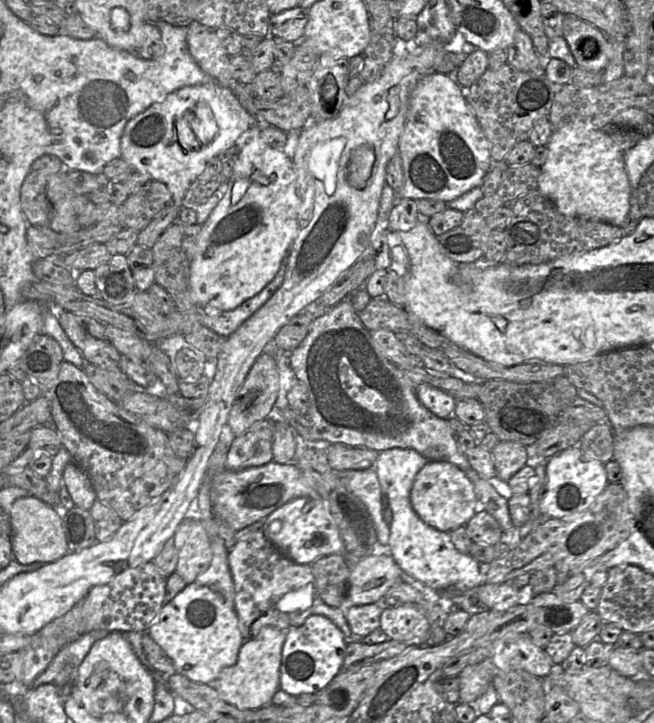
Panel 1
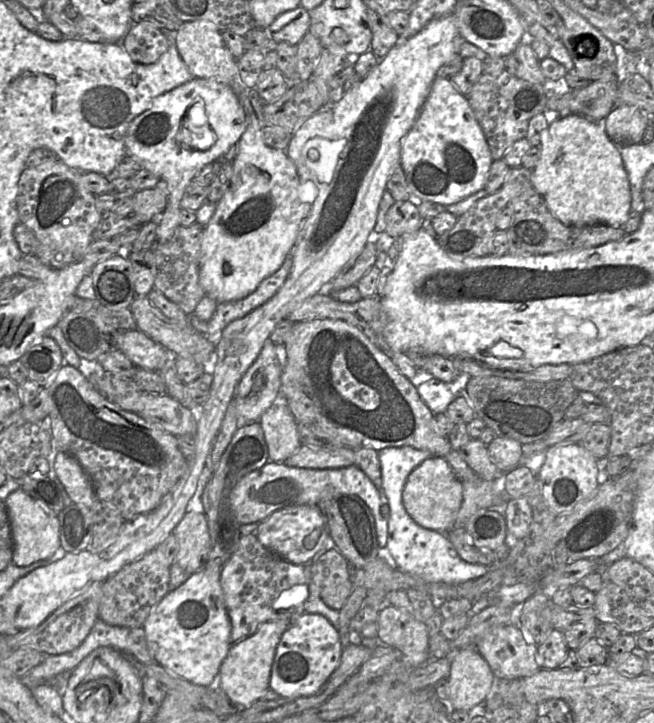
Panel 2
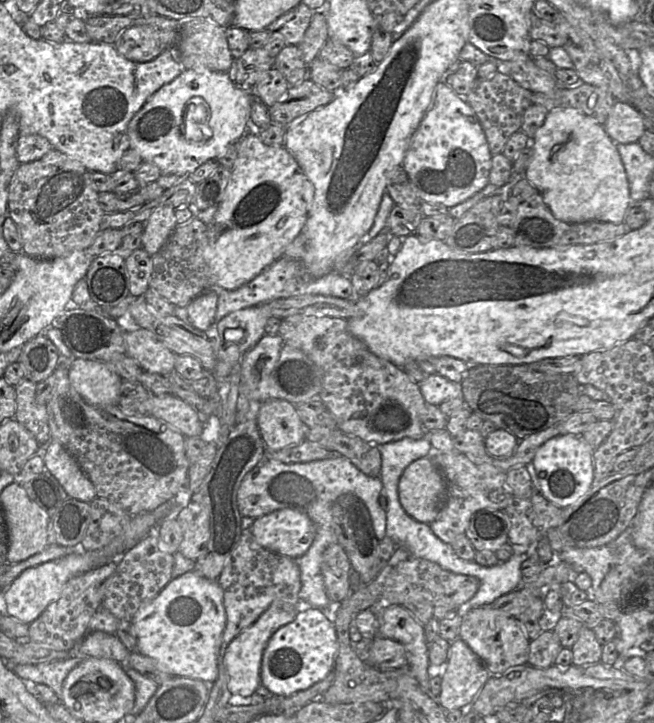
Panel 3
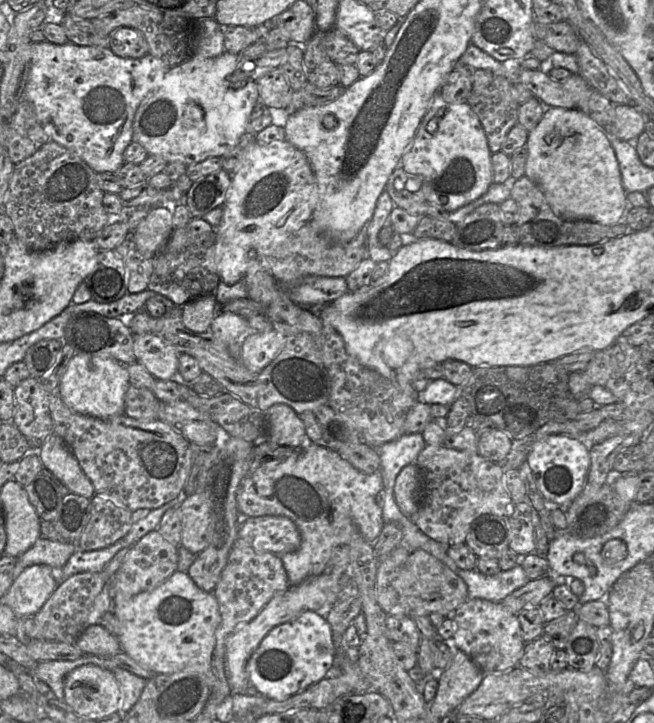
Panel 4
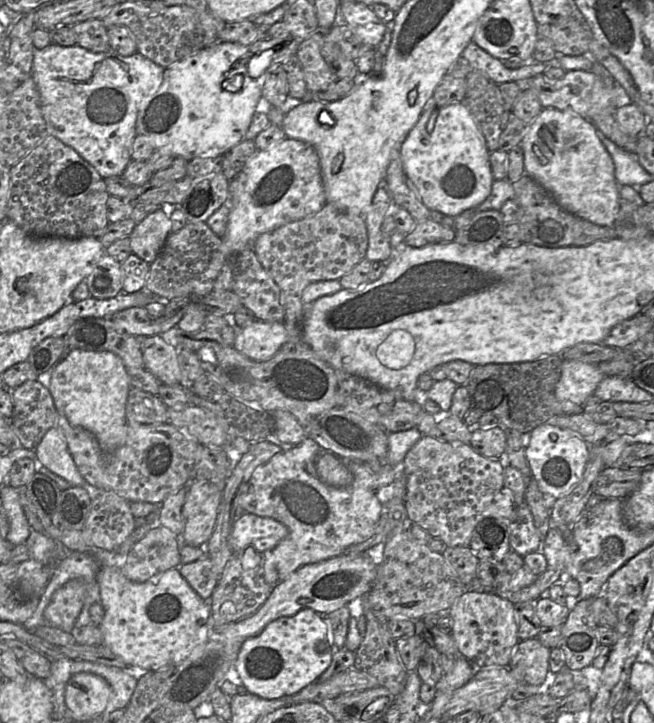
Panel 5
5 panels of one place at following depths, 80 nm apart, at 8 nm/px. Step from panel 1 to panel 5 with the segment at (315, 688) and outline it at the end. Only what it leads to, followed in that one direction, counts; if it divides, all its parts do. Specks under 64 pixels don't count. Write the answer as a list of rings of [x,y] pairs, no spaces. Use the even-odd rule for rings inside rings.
[[[302,609],[293,616],[270,622],[258,635],[246,639],[238,652],[234,669],[247,692],[267,700],[278,699],[296,694],[318,679],[331,664],[332,643],[325,618],[311,609]]]

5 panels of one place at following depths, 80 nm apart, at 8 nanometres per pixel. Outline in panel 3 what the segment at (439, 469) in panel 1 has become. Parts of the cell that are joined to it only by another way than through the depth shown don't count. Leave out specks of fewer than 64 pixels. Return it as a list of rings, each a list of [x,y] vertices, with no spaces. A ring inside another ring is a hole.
[[[430,457],[409,464],[398,484],[399,501],[405,512],[426,524],[437,517],[445,492],[444,476]]]

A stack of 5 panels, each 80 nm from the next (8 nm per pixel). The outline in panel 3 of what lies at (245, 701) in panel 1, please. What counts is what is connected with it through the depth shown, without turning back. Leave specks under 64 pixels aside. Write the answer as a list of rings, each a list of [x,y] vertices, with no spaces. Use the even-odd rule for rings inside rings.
[[[283,600],[275,601],[251,626],[241,630],[231,640],[228,647],[225,647],[227,684],[233,695],[239,694],[242,697],[248,697],[253,695],[260,687],[261,660],[269,639],[279,628],[292,622],[301,607],[301,601],[296,606]]]

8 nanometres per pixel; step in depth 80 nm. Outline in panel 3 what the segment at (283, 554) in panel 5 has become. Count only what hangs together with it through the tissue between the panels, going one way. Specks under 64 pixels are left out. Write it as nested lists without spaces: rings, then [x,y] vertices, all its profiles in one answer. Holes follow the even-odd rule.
[[[342,455],[306,463],[282,463],[266,458],[247,473],[237,492],[238,509],[243,517],[259,518],[276,510],[289,508],[306,514],[316,528],[315,538],[308,551],[294,559],[301,573],[299,598],[302,606],[335,611],[337,605],[326,594],[321,571],[324,551],[337,542],[332,517],[332,505],[343,494],[359,497],[369,510],[373,529],[378,540],[386,536],[386,512],[379,503],[383,484],[379,477],[371,477],[359,470]]]

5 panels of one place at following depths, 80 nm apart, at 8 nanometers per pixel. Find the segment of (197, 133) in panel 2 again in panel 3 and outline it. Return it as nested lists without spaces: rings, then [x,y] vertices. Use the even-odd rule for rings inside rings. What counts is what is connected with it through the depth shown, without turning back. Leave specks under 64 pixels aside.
[[[193,98],[184,111],[182,124],[184,127],[184,136],[187,140],[195,143],[204,143],[208,141],[213,131],[210,127],[209,109],[205,101],[201,98]]]

